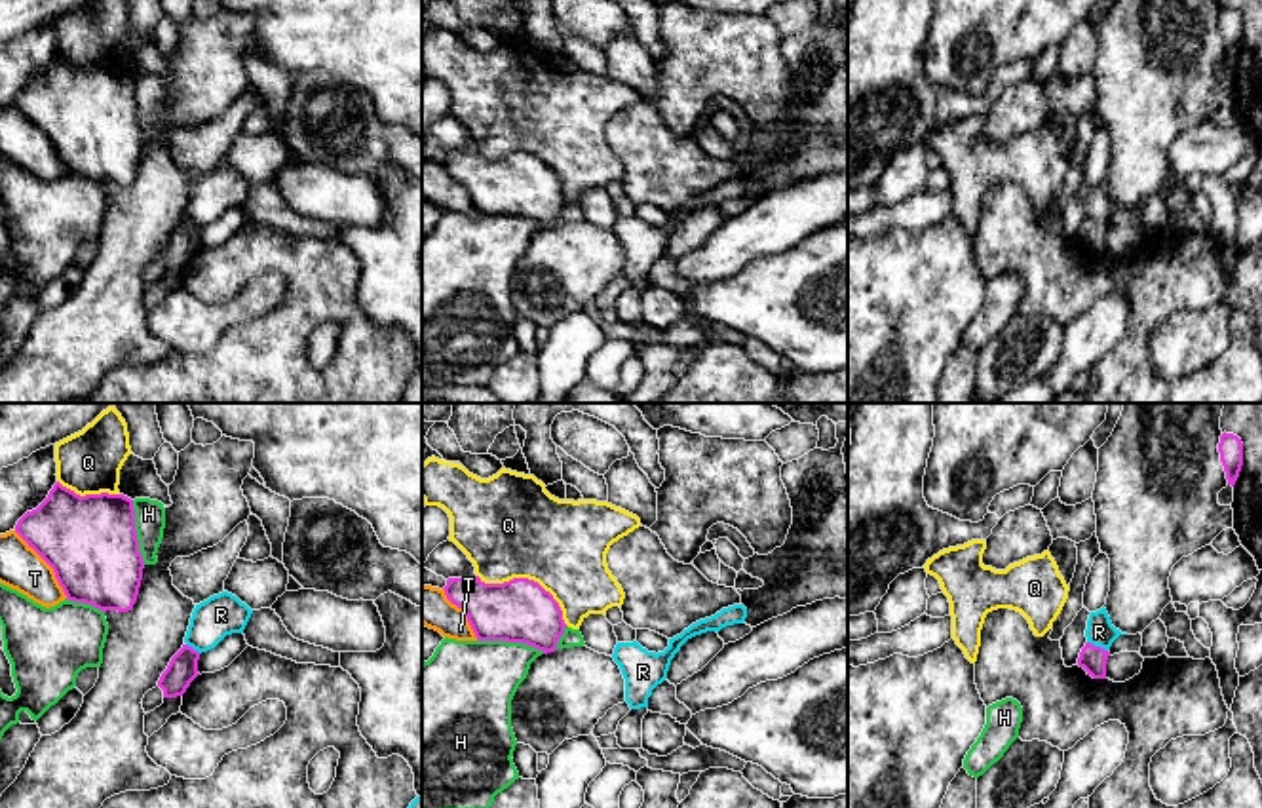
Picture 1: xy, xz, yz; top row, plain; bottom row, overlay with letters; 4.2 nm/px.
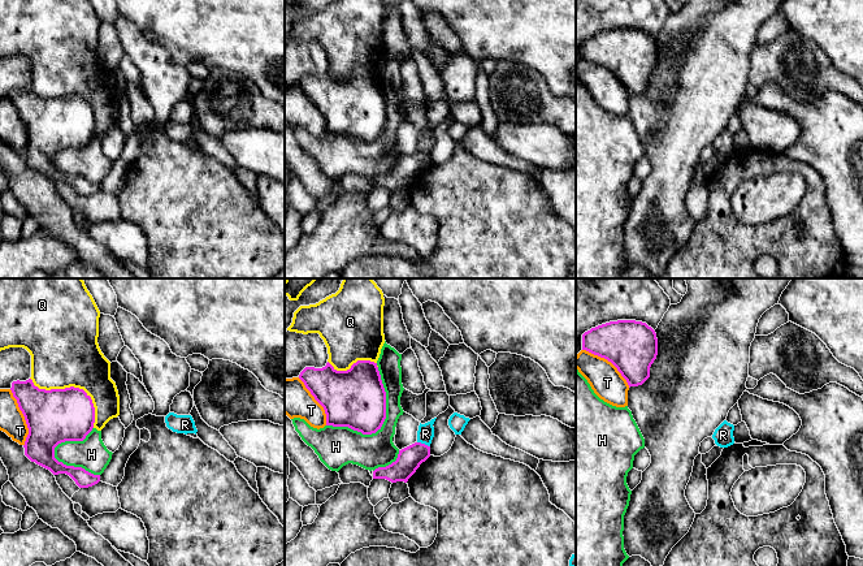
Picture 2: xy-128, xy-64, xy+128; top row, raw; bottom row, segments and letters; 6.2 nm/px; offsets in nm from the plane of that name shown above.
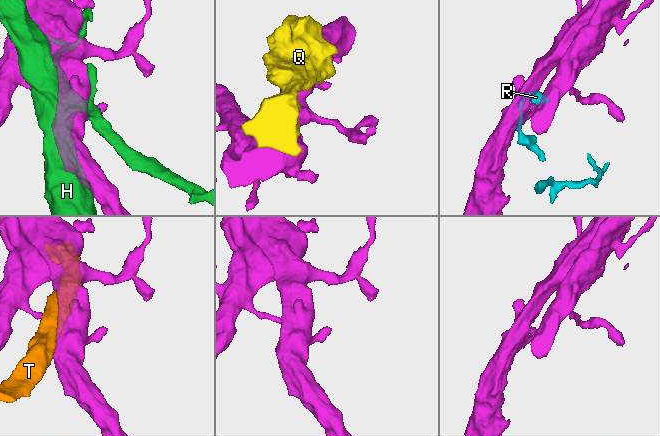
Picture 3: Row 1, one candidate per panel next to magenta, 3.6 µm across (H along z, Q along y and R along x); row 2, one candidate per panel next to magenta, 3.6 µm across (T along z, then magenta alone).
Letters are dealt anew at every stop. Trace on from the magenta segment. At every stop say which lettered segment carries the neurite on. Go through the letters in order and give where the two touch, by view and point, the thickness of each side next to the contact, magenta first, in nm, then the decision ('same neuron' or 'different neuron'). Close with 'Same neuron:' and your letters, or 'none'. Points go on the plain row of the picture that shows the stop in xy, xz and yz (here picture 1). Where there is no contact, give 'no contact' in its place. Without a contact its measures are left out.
H: xz (512, 215) | 280/360 nm | different neuron
Q: xz (527, 153) | 280/440 nm | different neuron
R: yz (1097, 221) | 110/120 nm | different neuron
T: xy (48, 137) | 400/180 nm | different neuron
Same neuron: none

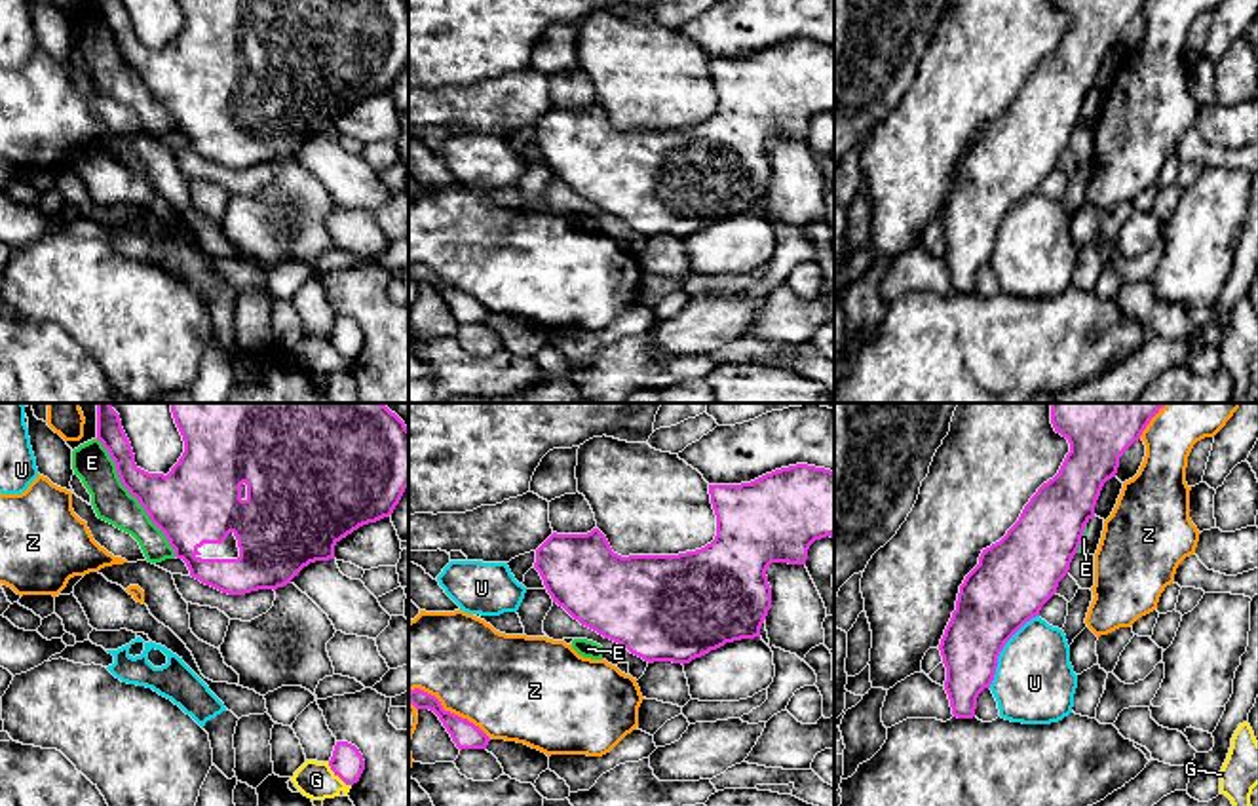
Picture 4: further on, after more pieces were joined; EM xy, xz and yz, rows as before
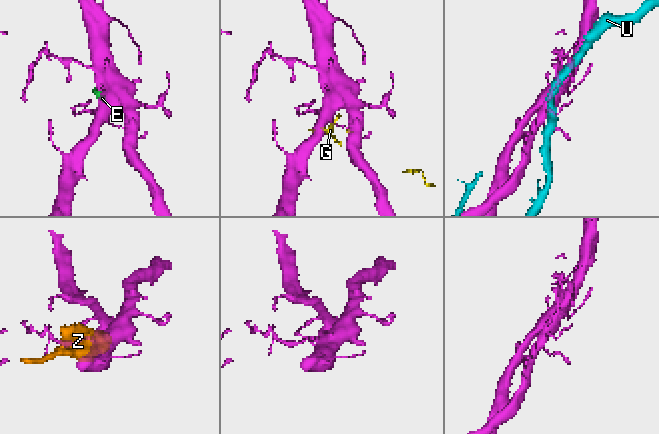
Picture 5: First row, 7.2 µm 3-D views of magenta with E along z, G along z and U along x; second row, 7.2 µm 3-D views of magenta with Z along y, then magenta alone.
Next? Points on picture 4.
E: xy (133, 69) | 320/160 nm | different neuron
G: xy (339, 350) | 140/160 nm | different neuron
U: yz (1002, 223) | 320/340 nm | different neuron
Z: xz (449, 286) | 110/420 nm | different neuron
Same neuron: none

